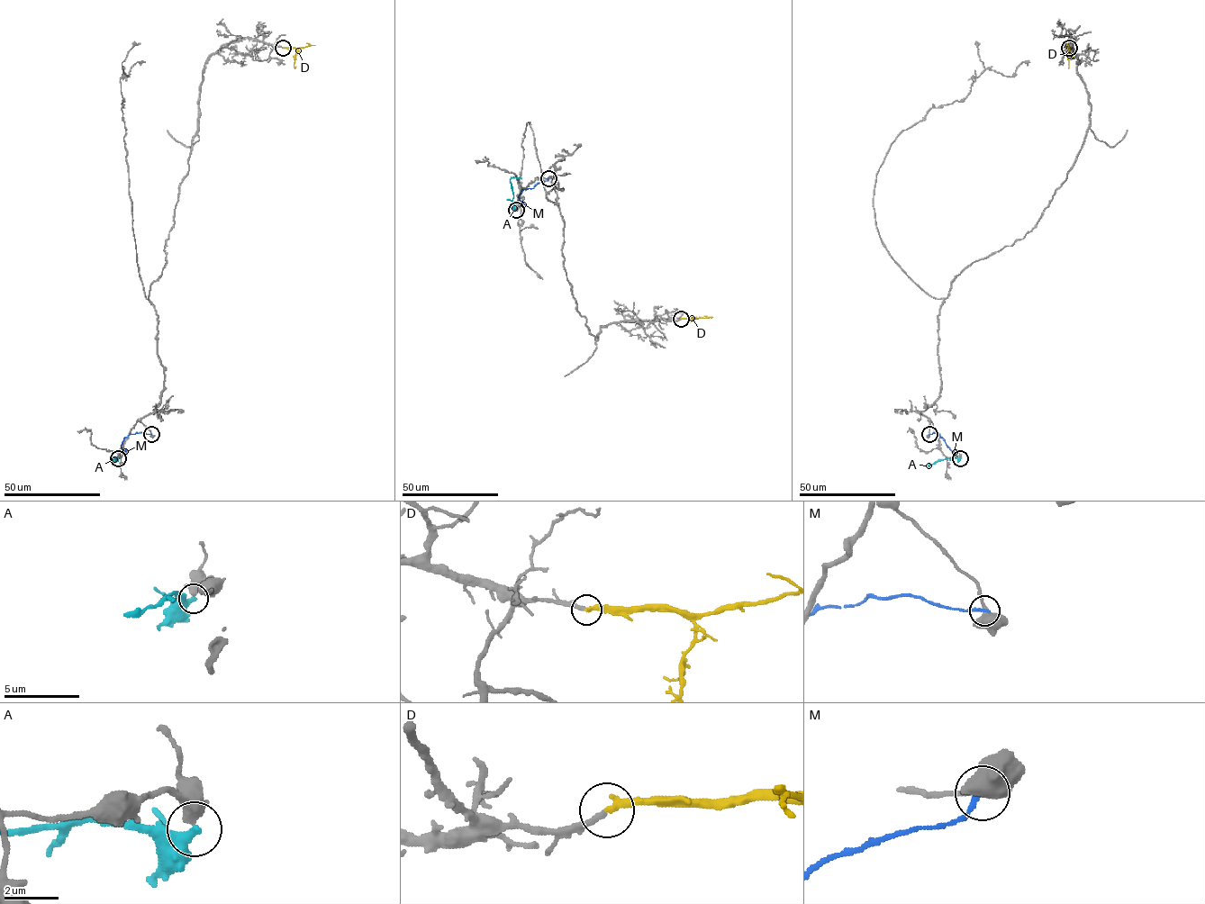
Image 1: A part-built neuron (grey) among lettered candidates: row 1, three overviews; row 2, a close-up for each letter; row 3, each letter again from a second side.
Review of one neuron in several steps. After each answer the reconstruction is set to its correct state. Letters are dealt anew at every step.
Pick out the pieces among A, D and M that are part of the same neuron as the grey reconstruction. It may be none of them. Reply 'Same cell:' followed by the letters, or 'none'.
Same cell: D

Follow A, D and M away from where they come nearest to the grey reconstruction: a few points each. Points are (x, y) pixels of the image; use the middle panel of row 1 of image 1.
A: (516, 210), (510, 180), (520, 178)
D: (681, 319), (692, 317)
M: (549, 178), (538, 183), (533, 188), (523, 189), (519, 198), (524, 205)

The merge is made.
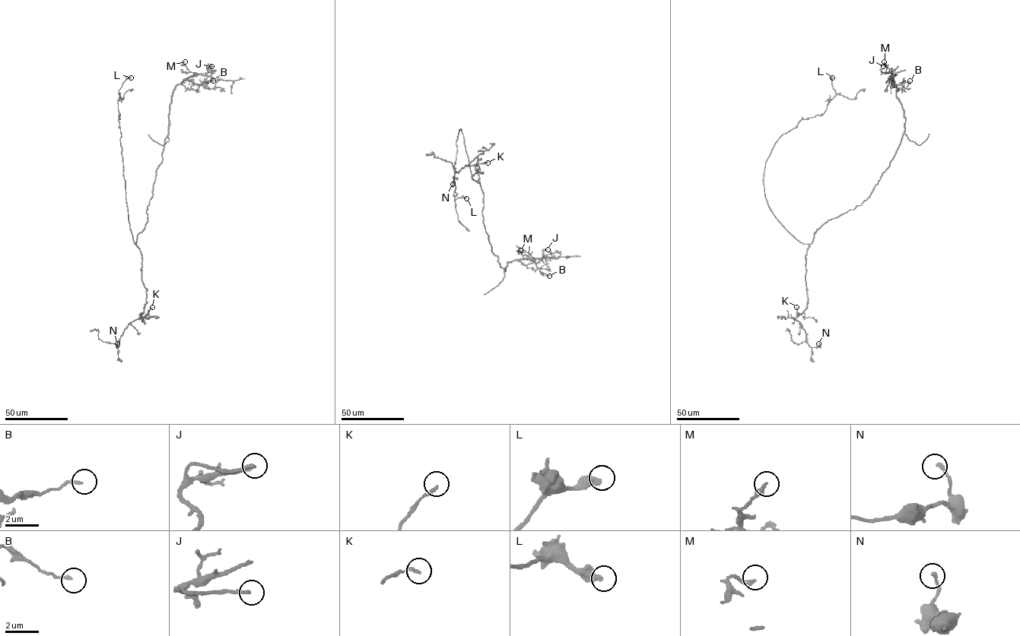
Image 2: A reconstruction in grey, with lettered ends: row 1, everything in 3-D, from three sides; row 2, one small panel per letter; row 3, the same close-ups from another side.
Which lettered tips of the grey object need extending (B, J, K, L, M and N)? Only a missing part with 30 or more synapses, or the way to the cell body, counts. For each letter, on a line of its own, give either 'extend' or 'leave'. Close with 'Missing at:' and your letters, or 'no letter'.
B: leave
J: leave
K: leave
L: leave
M: leave
N: leave
Missing at: no letter

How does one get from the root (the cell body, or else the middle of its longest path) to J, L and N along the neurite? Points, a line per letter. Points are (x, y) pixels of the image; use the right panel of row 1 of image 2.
J: (817, 230), (869, 197), (900, 143), (905, 116), (897, 96), (893, 75), (883, 66)
L: (817, 230), (808, 244), (787, 230), (769, 207), (763, 176), (778, 139), (825, 111), (836, 94), (832, 77)
N: (817, 230), (805, 255), (808, 304), (802, 312), (792, 318), (801, 324), (810, 346), (818, 347), (818, 343)

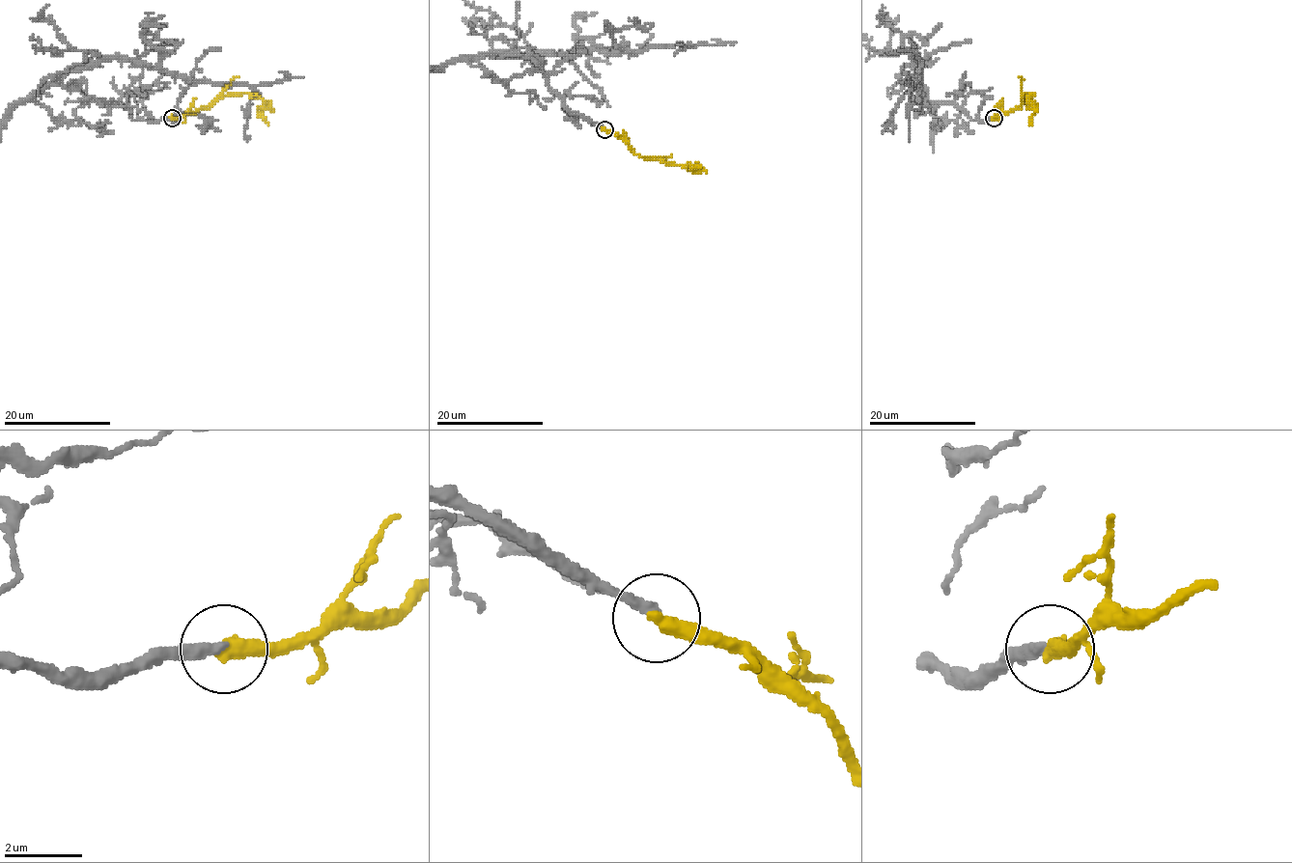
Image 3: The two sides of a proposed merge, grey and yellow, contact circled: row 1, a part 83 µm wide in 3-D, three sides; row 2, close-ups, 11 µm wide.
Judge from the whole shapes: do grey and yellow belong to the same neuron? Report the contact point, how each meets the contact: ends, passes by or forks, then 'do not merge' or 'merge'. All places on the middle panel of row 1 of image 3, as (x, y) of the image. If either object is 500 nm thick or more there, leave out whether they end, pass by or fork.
(604, 129) | grey ends | yellow ends | merge

